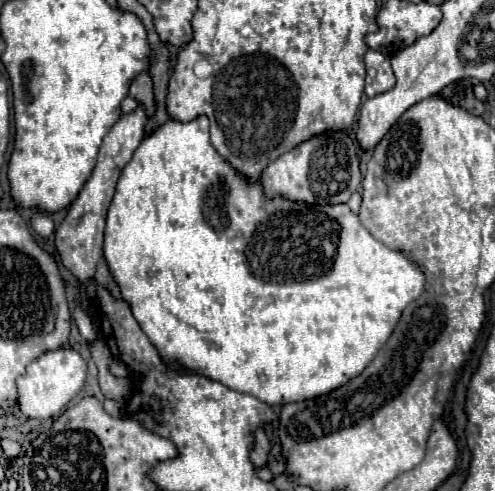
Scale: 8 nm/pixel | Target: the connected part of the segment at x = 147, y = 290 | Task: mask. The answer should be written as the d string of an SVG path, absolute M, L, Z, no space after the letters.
M204 115L188 123L168 119L152 135L142 139L140 147L132 155L132 161L122 169L120 181L116 183L116 197L112 197L112 205L108 207L104 259L108 263L110 275L120 287L122 299L128 301L134 319L172 371L210 377L232 391L248 393L268 405L284 405L320 397L360 375L364 367L376 357L380 347L388 341L408 303L416 301L424 291L424 273L402 253L392 251L384 243L376 241L348 205L308 205L302 201L290 201L286 197L266 197L260 181L250 181L220 153L216 153L210 143L208 117Z

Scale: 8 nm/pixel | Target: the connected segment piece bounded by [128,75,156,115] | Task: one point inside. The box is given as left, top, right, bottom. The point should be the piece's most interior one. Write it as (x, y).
(141, 89)

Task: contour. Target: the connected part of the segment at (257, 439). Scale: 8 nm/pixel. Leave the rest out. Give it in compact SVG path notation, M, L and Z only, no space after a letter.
M256 429L256 431L254 431L254 445L252 445L252 449L250 449L250 459L252 459L252 463L254 463L256 467L264 467L264 465L266 465L266 455L268 455L268 451L270 451L270 443L268 443L264 431L262 431L262 429Z

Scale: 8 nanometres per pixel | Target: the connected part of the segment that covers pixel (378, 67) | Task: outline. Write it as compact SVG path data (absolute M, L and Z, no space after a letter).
M368 49L364 55L366 63L366 95L374 97L394 87L396 79L390 67L390 59L378 51Z

